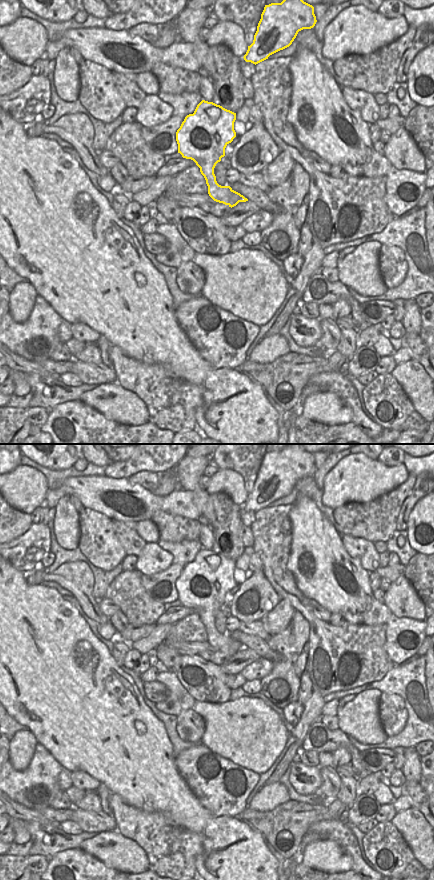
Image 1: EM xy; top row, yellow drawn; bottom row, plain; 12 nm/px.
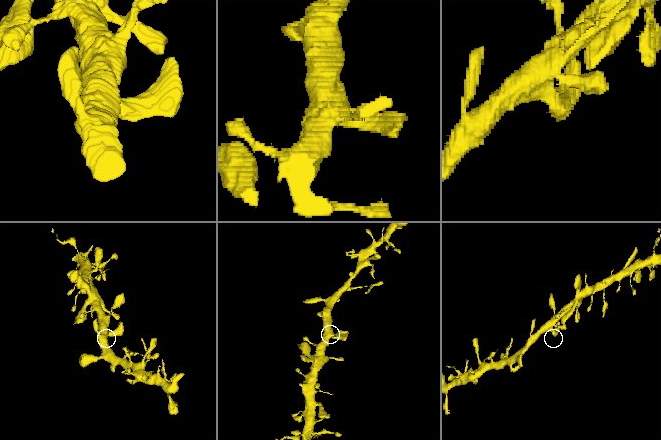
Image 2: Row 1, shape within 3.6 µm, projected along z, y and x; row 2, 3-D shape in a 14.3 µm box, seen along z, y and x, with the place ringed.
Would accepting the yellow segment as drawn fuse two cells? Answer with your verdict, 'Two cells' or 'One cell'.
One cell.

